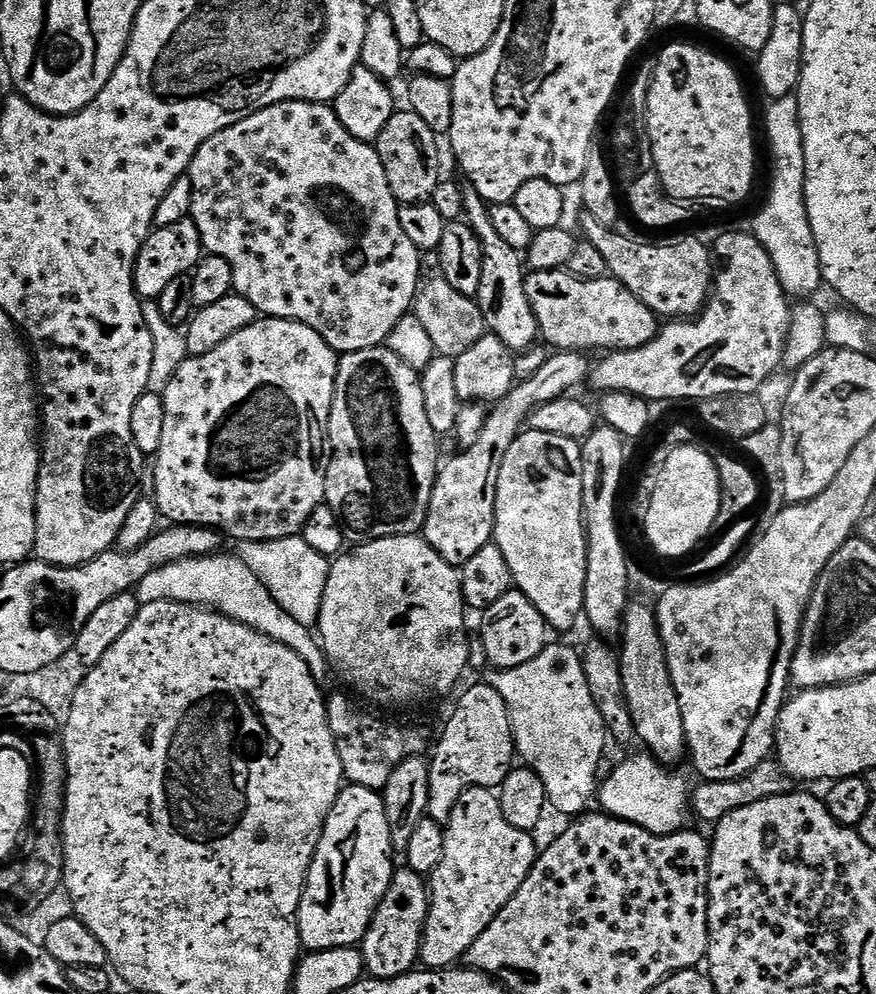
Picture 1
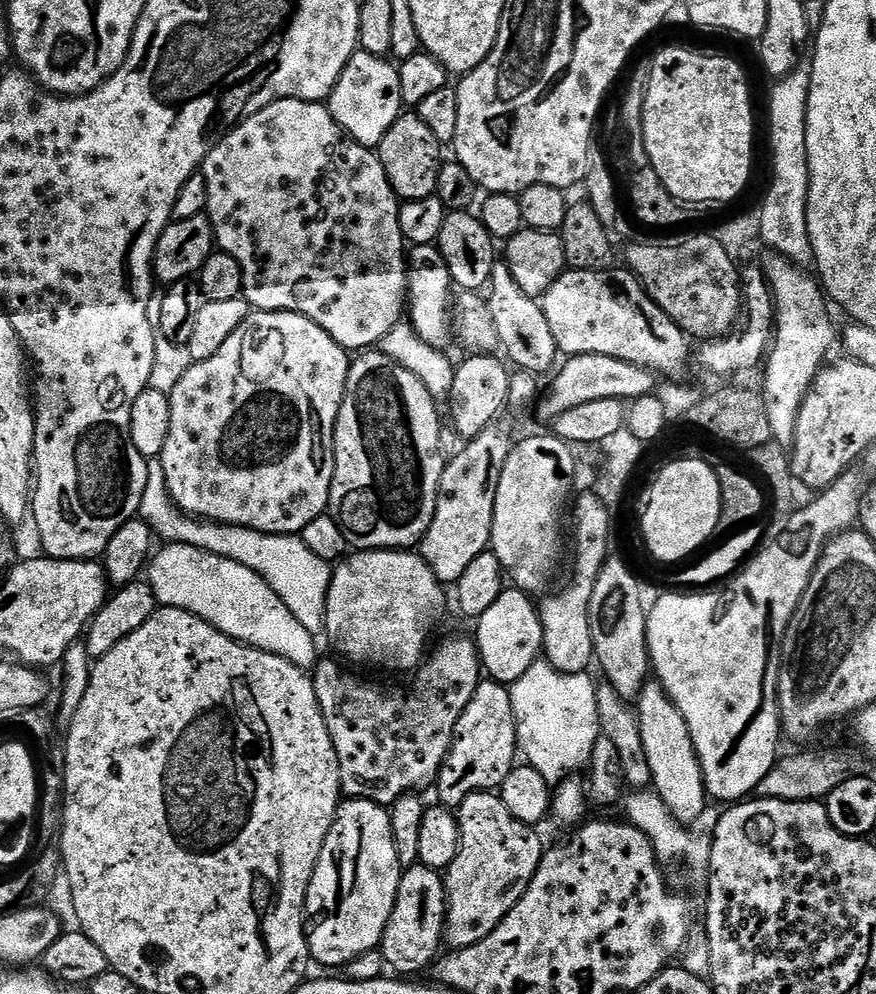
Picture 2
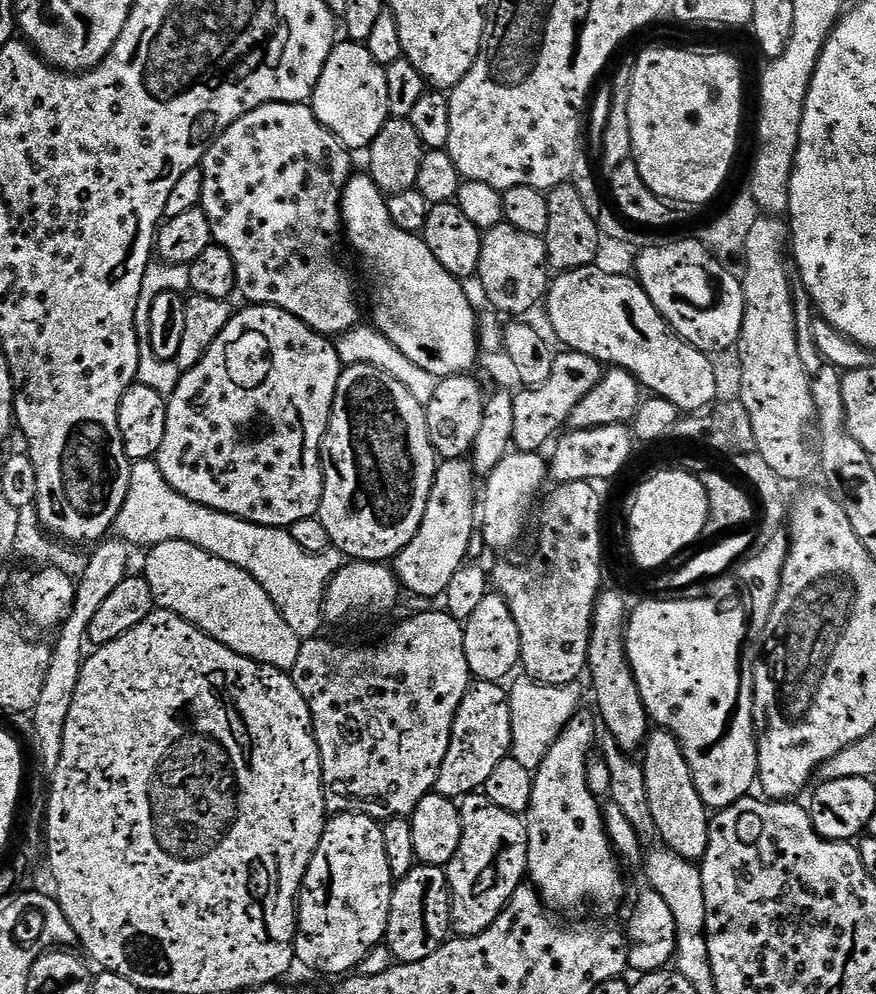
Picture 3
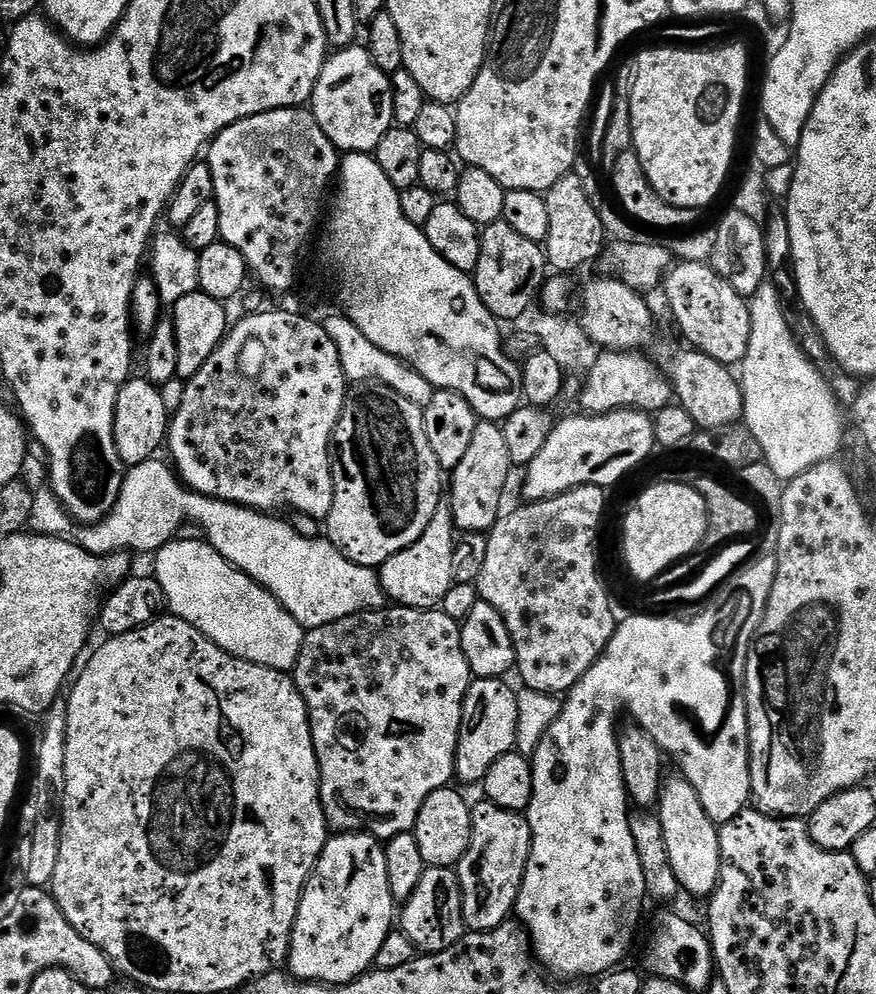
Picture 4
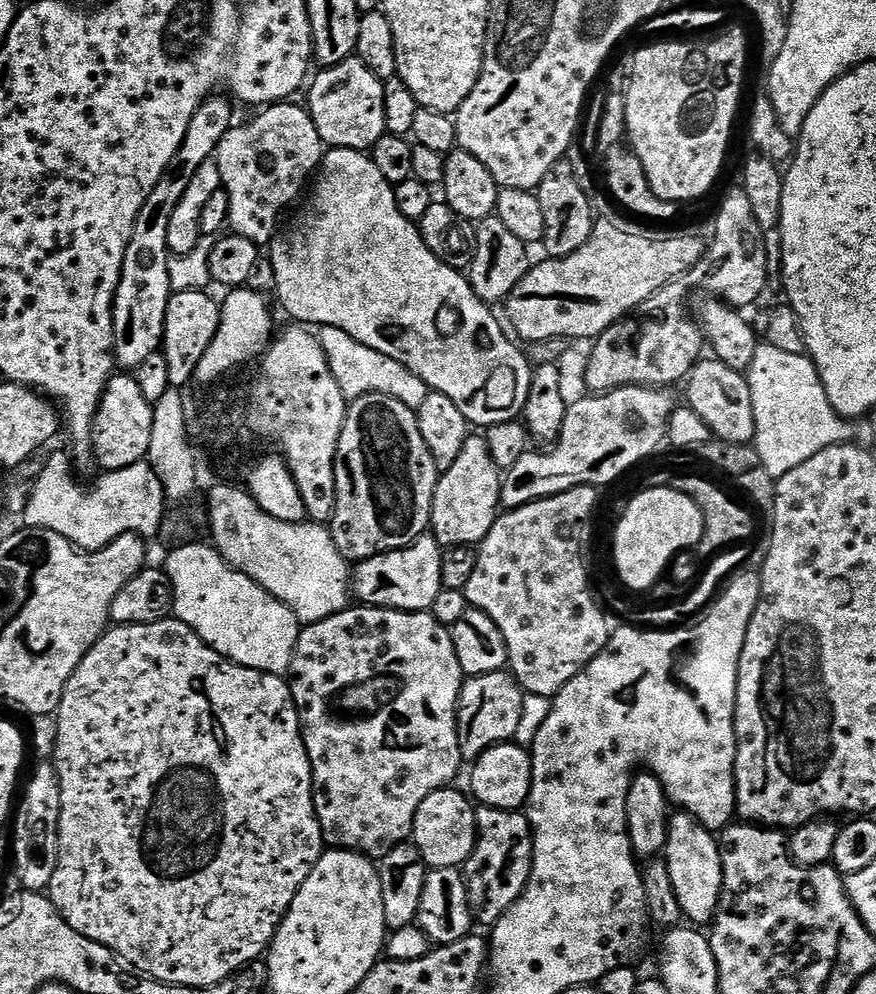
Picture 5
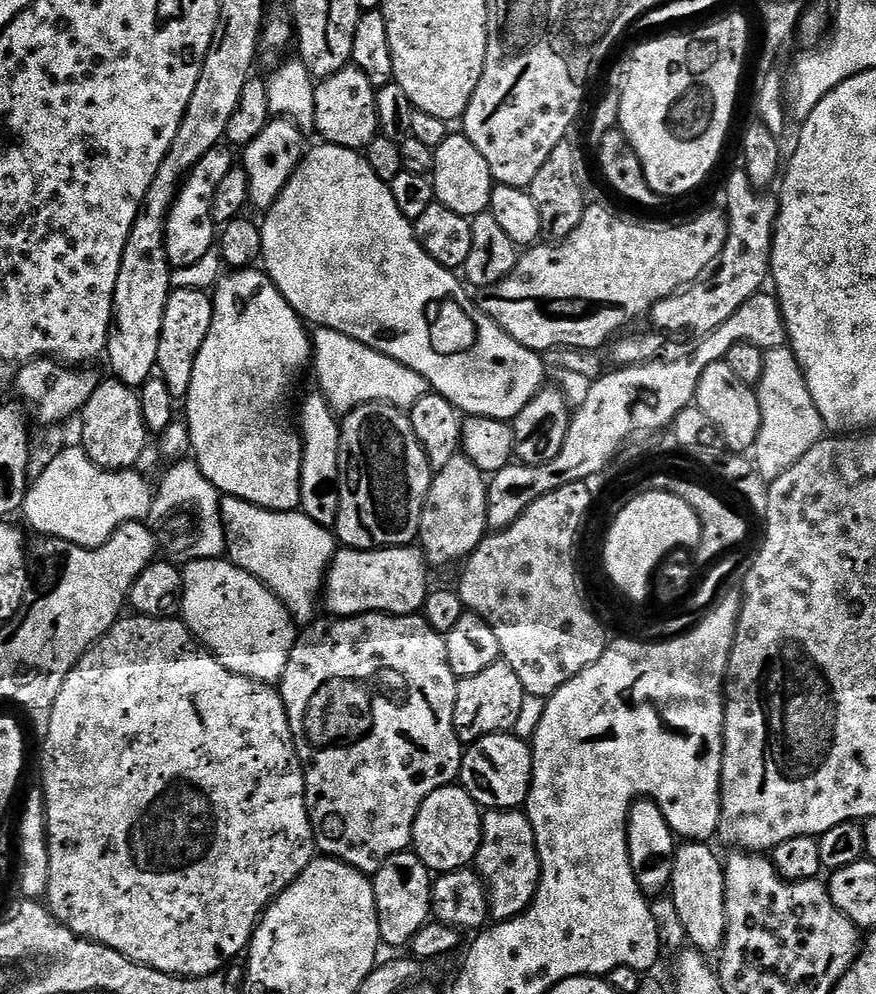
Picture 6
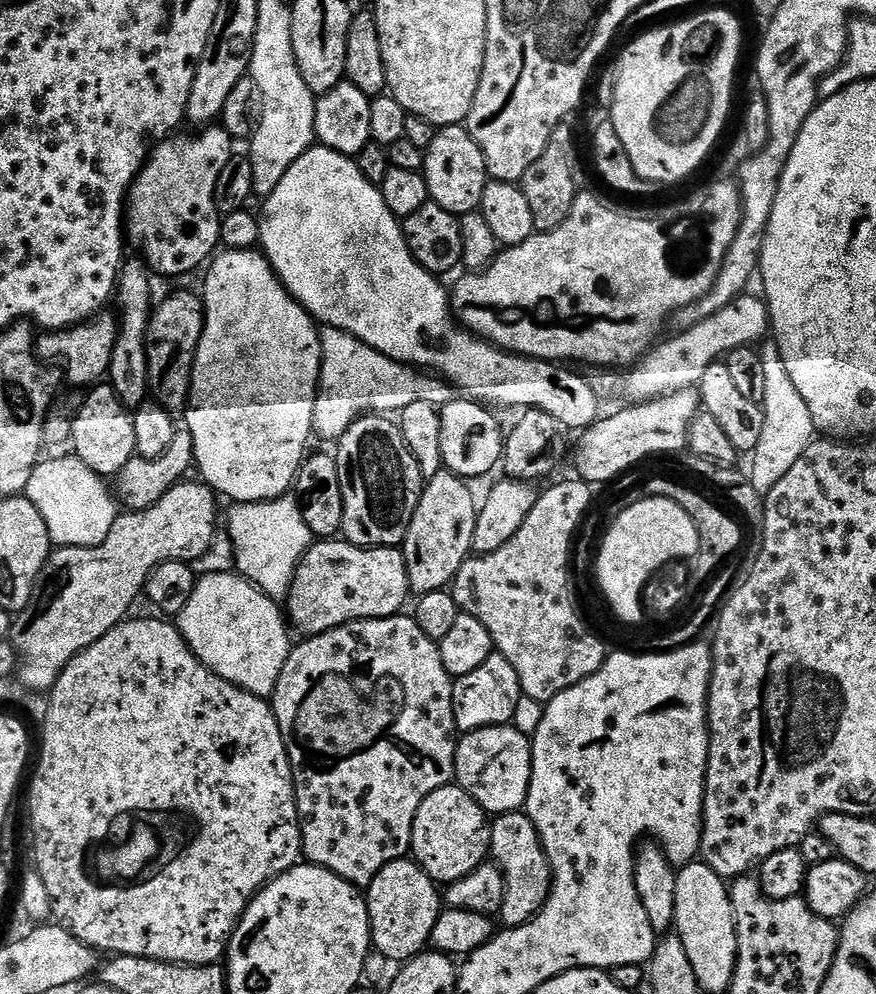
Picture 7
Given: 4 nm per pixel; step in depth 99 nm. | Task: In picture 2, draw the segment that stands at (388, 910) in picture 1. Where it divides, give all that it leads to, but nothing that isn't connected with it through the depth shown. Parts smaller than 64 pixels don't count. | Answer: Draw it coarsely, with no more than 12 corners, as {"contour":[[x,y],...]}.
{"contour":[[437,869],[400,877],[380,940],[396,974],[437,959],[448,898]]}

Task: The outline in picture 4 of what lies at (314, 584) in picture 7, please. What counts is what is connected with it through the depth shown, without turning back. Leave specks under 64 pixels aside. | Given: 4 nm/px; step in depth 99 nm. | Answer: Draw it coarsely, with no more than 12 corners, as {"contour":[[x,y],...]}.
{"contour":[[452,510],[380,565],[393,605],[432,610],[454,583]]}

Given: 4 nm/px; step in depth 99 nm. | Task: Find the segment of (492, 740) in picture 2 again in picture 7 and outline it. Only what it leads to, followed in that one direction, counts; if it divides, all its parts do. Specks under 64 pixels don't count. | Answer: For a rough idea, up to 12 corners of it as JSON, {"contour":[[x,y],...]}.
{"contour":[[502,655],[452,681],[457,729],[511,725],[518,670]]}

